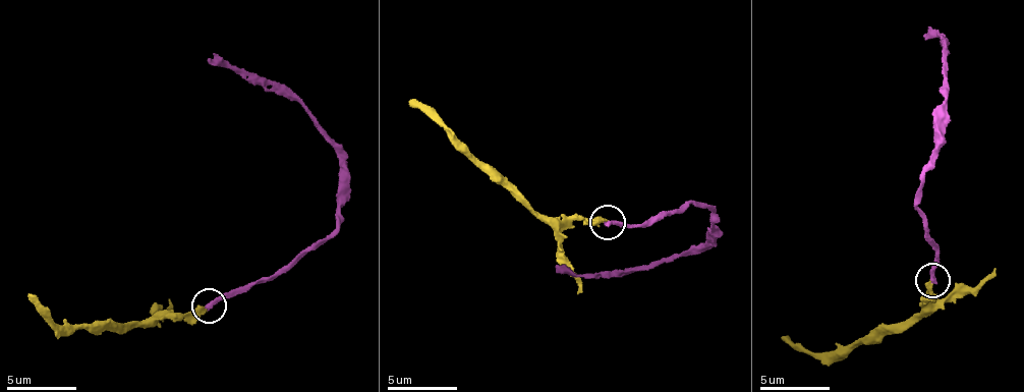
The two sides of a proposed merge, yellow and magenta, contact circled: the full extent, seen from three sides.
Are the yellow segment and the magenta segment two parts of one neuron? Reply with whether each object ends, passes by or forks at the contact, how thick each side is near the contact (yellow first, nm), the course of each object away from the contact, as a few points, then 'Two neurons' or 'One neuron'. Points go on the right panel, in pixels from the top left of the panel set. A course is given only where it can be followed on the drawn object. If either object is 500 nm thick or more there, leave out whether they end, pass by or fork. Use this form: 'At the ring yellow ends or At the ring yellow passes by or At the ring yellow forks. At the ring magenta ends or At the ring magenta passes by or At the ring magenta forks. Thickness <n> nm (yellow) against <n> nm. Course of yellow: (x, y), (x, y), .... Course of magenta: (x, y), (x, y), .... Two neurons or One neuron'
At the ring yellow ends. At the ring magenta ends. Thickness 360 nm (yellow) against 320 nm. Course of yellow: (931, 281), (923, 302), (910, 323), (810, 355), (781, 335). Course of magenta: (931, 281), (940, 256), (916, 209), (936, 145), (944, 90), (941, 60), (949, 52), (937, 37), (924, 33). One neuron

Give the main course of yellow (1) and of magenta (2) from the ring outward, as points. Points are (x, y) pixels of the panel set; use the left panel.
1: (208, 306), (153, 315), (123, 326), (48, 322), (29, 292)
2: (208, 306), (248, 291), (310, 253), (334, 230), (341, 199), (340, 146), (305, 108), (221, 66), (209, 57)

